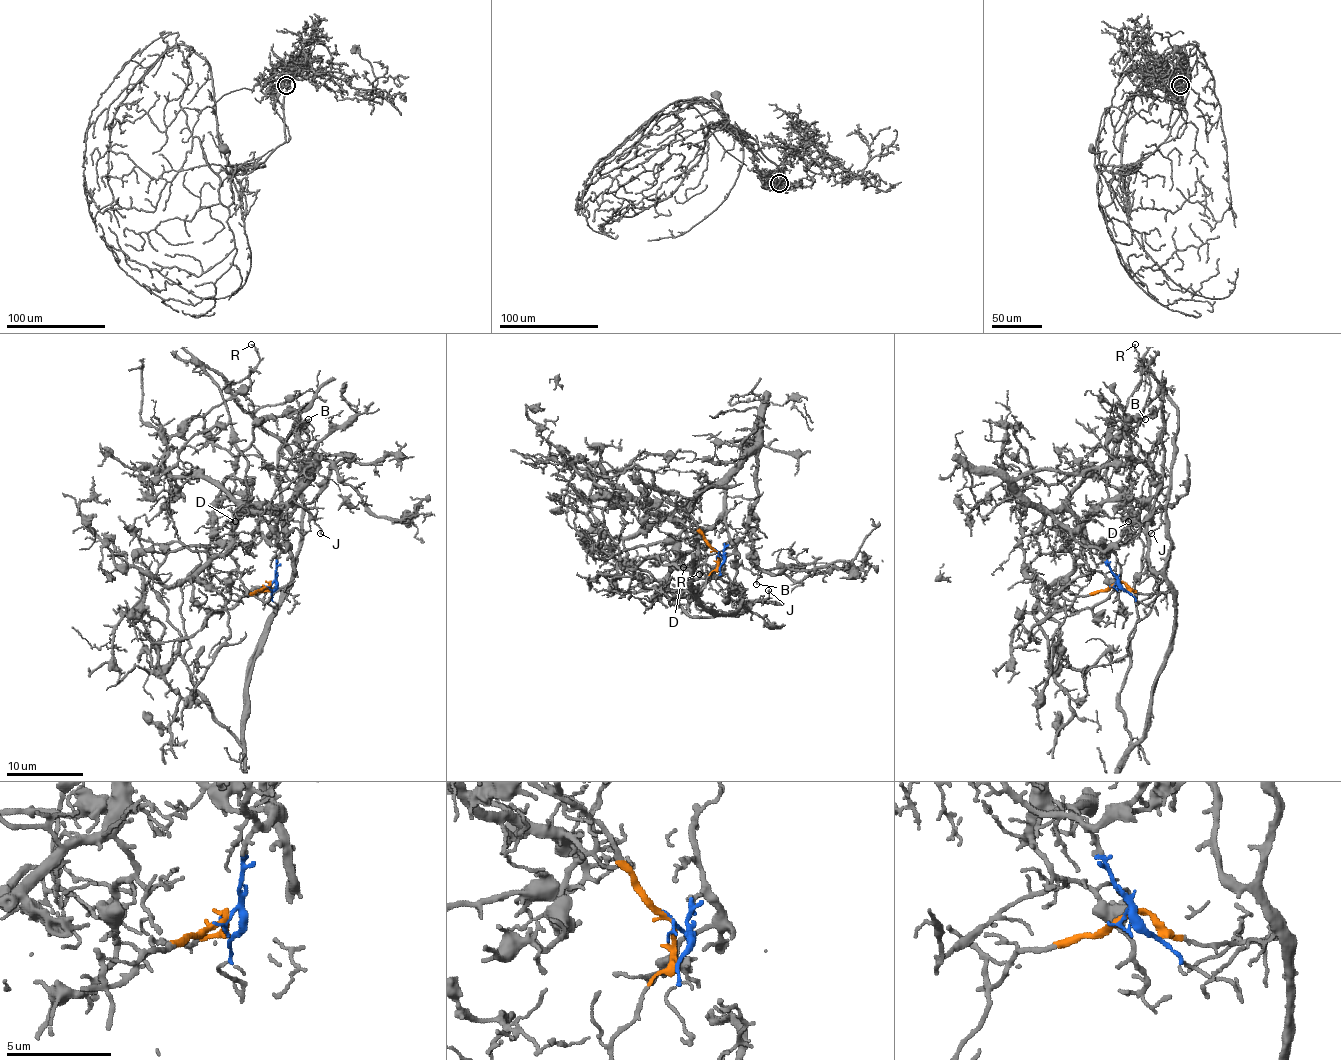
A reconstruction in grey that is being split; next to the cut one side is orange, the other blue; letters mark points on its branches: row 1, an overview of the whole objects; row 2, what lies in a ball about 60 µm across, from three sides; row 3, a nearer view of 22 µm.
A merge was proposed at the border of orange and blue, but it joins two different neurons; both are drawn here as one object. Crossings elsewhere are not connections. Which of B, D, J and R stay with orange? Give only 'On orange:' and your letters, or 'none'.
On orange: J, R

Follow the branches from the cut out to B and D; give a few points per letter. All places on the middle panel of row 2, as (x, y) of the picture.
B: (718, 551), (722, 555), (728, 540), (726, 481), (753, 454), (753, 563), (764, 571), (757, 584)
D: (718, 551), (722, 555), (728, 540), (726, 511), (705, 532), (692, 567), (684, 567)

